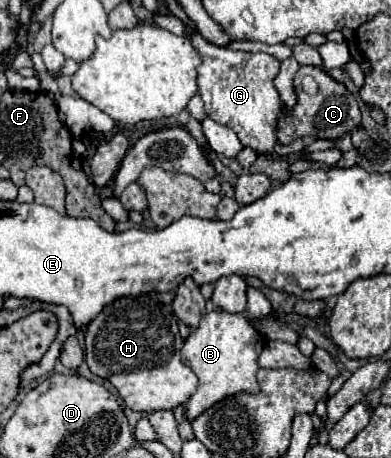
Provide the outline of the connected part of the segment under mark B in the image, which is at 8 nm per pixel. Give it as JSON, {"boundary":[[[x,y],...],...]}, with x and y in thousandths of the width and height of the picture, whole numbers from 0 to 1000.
{"boundary":[[[542,679],[527,683],[506,710],[471,745],[465,758],[465,793],[476,793],[501,823],[512,828],[506,854],[476,880],[476,910],[496,919],[512,902],[522,902],[547,880],[568,876],[573,867],[604,858],[660,858],[665,845],[655,836],[660,814],[660,775],[670,766],[670,736],[645,714],[624,683],[578,683],[578,679]]]}

